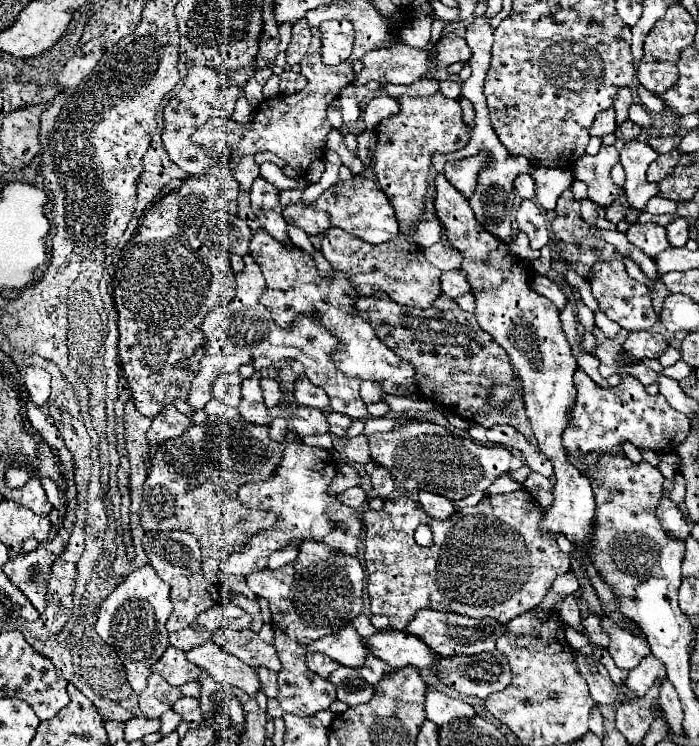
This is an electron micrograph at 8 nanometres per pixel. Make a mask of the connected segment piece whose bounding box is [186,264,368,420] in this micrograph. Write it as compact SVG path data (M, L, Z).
M248 264L244 272L236 276L236 282L238 282L238 292L234 302L216 308L202 324L208 342L204 344L206 358L200 362L200 372L194 378L186 400L194 408L192 412L202 410L206 402L212 398L210 390L216 376L224 372L236 372L242 364L250 364L256 370L262 370L280 358L294 358L302 362L304 370L308 372L308 380L328 394L330 398L328 406L332 412L346 414L354 420L366 420L368 418L366 404L358 394L360 380L358 378L350 380L332 362L332 356L338 352L340 342L322 326L322 322L316 318L300 317L292 324L292 332L276 326L272 322L268 308L264 308L260 302L260 296L264 292L264 278L260 274L258 264Z

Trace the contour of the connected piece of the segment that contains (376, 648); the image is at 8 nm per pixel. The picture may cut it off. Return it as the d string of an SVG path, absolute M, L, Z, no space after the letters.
M380 632L366 638L364 644L372 656L380 658L392 668L402 668L408 664L416 668L432 668L436 660L436 652L432 652L428 646L424 646L424 642L420 642L420 638L408 632Z

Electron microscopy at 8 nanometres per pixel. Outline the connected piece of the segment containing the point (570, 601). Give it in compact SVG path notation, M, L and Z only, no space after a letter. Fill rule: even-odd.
M566 596L566 598L564 598L562 606L558 608L558 614L560 614L560 618L562 618L566 624L570 624L574 630L578 630L578 632L582 632L582 634L586 636L584 626L580 624L580 622L582 622L582 618L580 618L580 608L578 608L578 602L576 602L574 596Z

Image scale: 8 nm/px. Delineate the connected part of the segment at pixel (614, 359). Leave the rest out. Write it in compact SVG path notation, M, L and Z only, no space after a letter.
M596 326L592 330L592 334L596 338L596 348L594 348L592 354L600 362L604 362L604 364L616 364L616 366L628 366L624 356L620 354L620 342L624 342L624 338L618 338L618 334L616 334L616 338L606 338L604 332L600 328L596 328Z

